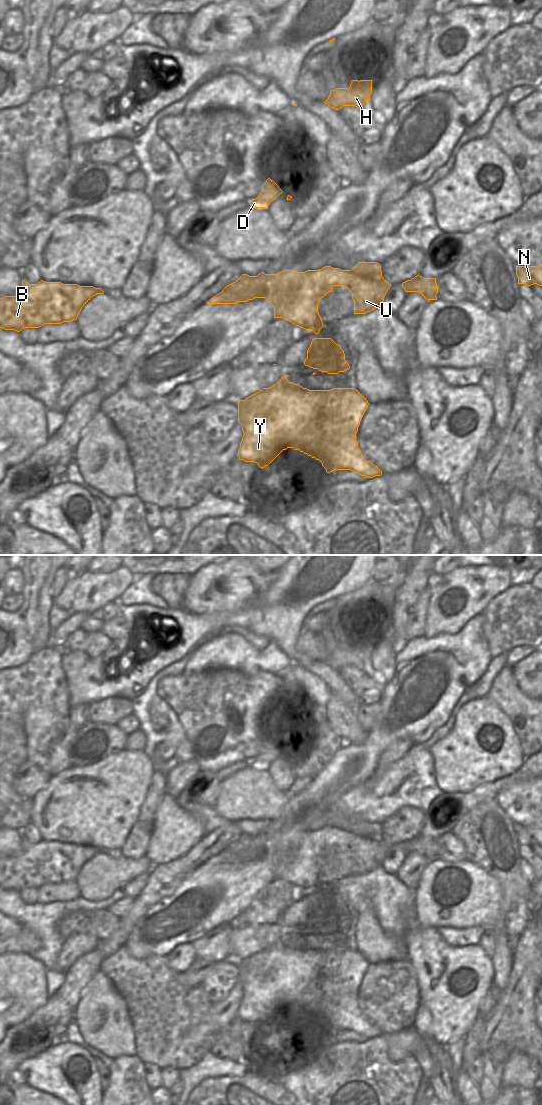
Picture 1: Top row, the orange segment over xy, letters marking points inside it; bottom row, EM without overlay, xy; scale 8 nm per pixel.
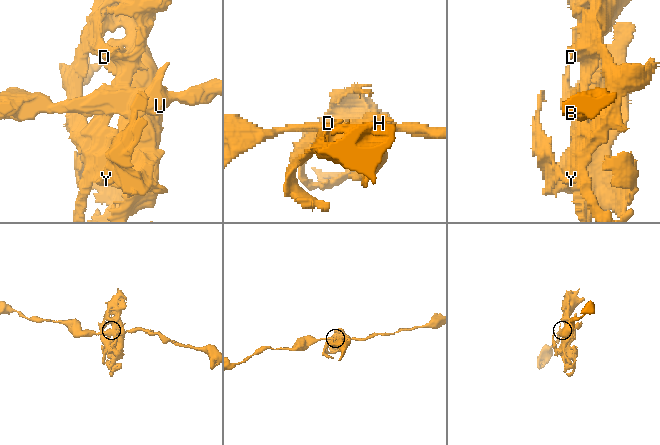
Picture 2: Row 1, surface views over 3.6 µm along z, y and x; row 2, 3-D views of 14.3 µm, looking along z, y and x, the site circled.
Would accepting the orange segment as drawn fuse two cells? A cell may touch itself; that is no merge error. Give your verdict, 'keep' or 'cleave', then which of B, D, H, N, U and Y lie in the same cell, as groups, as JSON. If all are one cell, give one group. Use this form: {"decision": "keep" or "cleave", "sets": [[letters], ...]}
{"decision": "keep", "sets": [["B", "D", "H", "N", "U", "Y"]]}

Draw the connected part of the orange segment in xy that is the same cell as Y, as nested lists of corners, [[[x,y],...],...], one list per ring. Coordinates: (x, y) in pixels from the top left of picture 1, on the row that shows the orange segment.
[[[288,375],[269,388],[249,396],[245,400],[238,400],[238,422],[244,433],[238,457],[245,462],[255,462],[260,468],[268,466],[283,450],[293,448],[299,450],[322,463],[327,473],[334,470],[351,470],[366,478],[381,476],[382,471],[366,461],[356,441],[356,433],[360,421],[370,405],[366,398],[355,388],[333,388],[331,390],[309,390],[299,384],[289,382]]]

